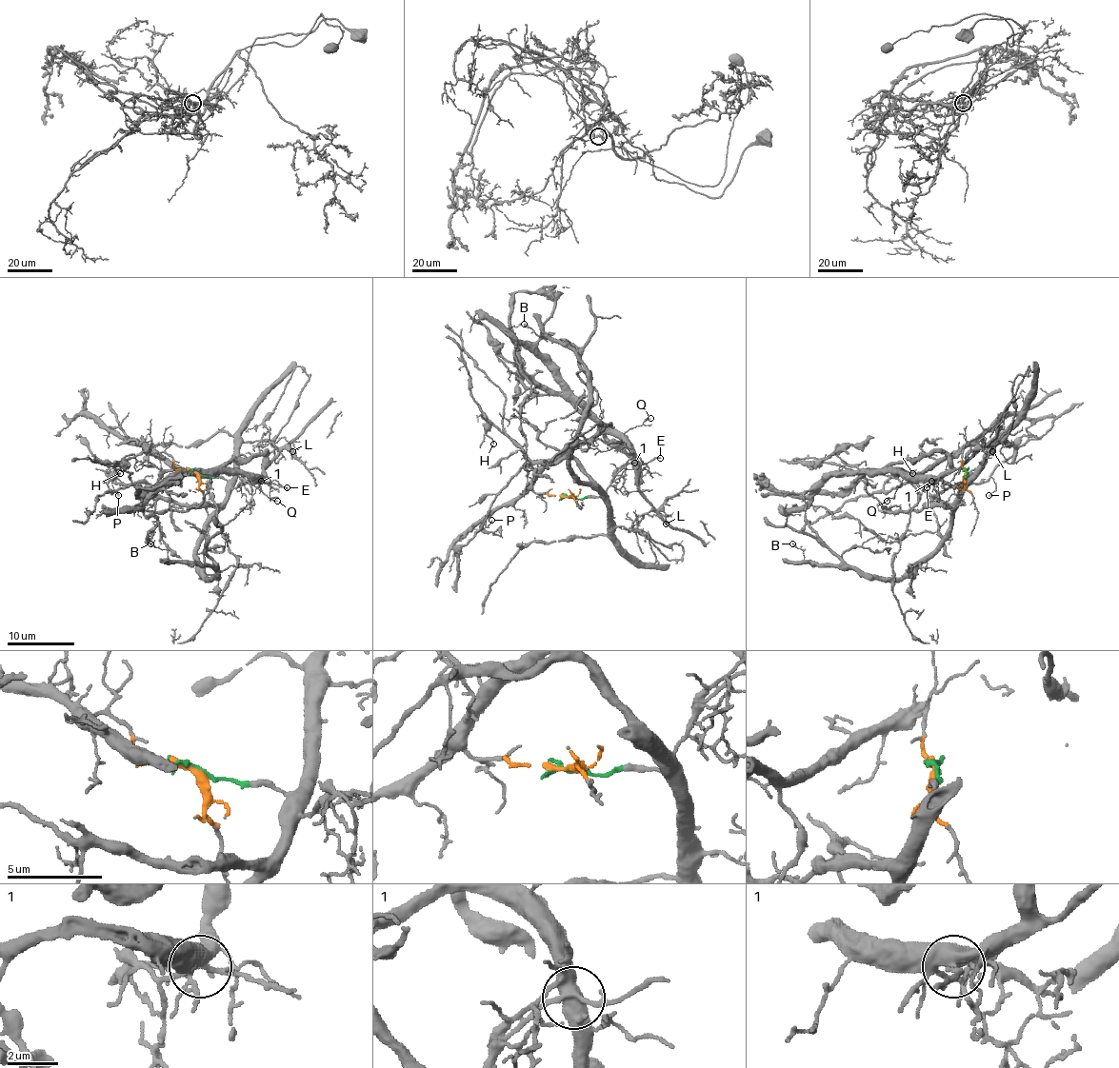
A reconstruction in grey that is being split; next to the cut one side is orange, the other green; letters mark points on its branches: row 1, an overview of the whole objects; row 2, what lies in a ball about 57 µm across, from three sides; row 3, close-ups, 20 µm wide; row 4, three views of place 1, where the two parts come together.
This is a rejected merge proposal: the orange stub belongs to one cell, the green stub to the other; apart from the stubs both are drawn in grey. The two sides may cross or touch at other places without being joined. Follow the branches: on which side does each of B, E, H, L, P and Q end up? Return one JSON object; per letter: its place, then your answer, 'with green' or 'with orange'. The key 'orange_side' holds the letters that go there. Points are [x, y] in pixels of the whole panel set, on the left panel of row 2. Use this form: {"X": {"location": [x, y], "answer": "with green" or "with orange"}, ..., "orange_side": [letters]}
{"B": {"location": [150, 543], "answer": "with green"}, "E": {"location": [287, 487], "answer": "with green"}, "H": {"location": [120, 473], "answer": "with green"}, "L": {"location": [292, 451], "answer": "with orange"}, "P": {"location": [118, 495], "answer": "with green"}, "Q": {"location": [277, 501], "answer": "with orange"}, "orange_side": ["L", "Q"]}

